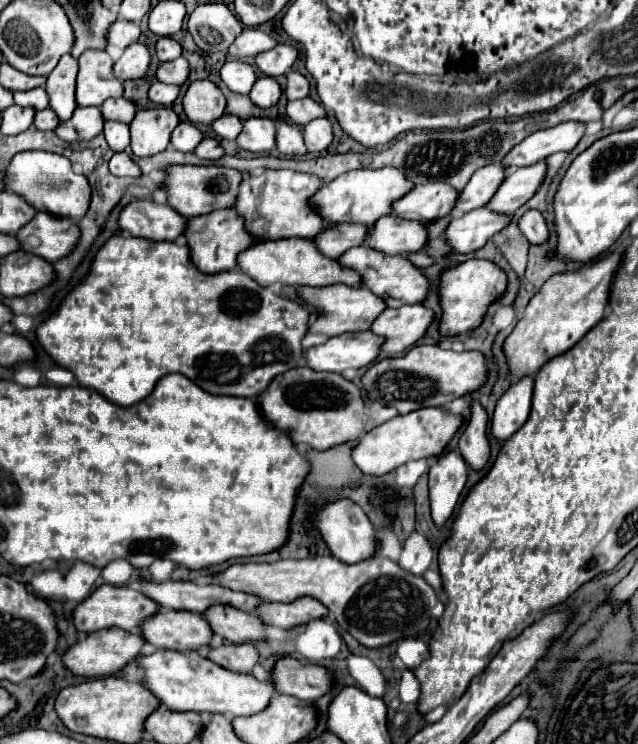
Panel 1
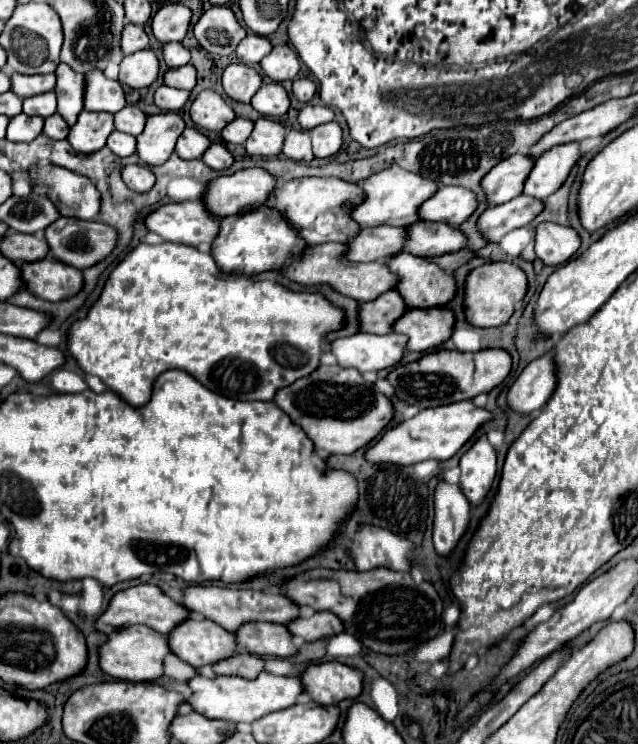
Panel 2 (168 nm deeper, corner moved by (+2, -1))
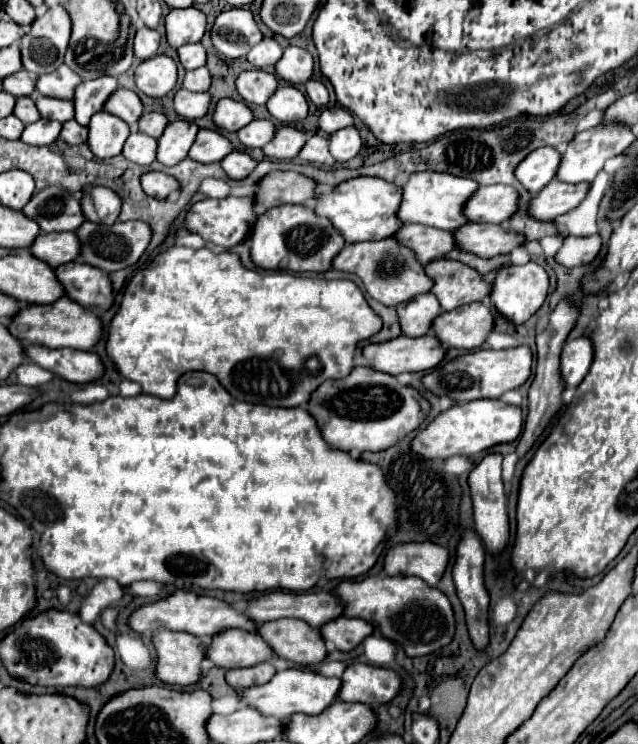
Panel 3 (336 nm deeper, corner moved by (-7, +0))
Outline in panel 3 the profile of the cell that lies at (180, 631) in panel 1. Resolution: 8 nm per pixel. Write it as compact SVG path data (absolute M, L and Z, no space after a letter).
M223 629L213 635L205 657L221 669L251 667L267 661L273 655L269 645L253 631L245 629Z

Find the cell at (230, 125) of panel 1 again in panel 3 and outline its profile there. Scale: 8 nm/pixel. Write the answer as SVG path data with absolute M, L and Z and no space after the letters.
M253 119L249 125L241 127L237 135L245 147L263 147L265 143L269 143L269 139L273 139L275 125L267 119Z

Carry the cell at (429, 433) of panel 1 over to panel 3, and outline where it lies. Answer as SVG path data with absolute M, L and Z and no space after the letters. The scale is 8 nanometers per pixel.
M481 399L469 403L457 403L451 409L439 413L425 429L417 431L411 439L411 451L425 459L447 459L453 455L477 455L497 443L509 443L519 437L521 431L521 409L505 405L497 399Z

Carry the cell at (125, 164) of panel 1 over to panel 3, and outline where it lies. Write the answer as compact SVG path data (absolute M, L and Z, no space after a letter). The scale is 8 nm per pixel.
M149 171L145 175L141 175L141 185L143 191L155 199L165 199L171 191L177 189L177 181L161 171Z

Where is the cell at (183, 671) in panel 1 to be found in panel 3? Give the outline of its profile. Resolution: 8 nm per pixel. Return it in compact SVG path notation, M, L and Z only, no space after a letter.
M285 669L277 671L275 677L265 685L245 687L241 689L243 701L257 709L265 717L277 717L281 721L289 719L293 713L307 713L307 715L319 715L325 707L329 707L335 701L335 695L341 687L341 679L337 677L323 677L309 669Z

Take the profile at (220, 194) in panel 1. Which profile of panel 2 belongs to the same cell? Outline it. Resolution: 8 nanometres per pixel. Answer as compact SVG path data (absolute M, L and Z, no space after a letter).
M262 168L238 170L232 176L220 176L210 182L204 196L206 208L214 216L232 216L248 208L266 204L276 188L276 178Z

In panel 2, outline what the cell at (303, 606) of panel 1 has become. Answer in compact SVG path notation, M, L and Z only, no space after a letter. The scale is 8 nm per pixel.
M316 612L310 618L298 618L288 624L288 630L296 636L302 636L306 642L322 640L324 636L336 636L344 632L340 618L336 618L332 612Z

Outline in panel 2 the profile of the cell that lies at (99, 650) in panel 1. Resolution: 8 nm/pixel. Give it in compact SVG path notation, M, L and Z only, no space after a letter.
M130 626L110 634L108 642L100 650L100 668L120 680L128 682L154 682L164 676L164 658L170 654L168 636L152 632L148 626Z

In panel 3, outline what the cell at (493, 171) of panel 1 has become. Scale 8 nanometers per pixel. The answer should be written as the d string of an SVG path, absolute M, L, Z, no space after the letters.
M553 147L535 149L517 165L515 177L529 193L537 193L553 179L559 159L561 155Z

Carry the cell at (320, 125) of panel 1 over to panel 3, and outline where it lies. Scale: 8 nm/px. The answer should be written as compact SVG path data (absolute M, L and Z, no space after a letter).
M345 127L329 137L329 151L339 163L355 157L359 149L361 149L361 137L355 127Z

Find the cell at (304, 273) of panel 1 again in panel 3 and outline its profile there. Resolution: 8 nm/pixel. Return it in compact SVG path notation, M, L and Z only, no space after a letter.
M381 239L381 241L367 241L367 243L351 243L345 245L333 259L333 269L355 273L365 283L365 291L379 303L387 307L397 307L413 299L419 293L427 293L431 289L431 279L425 275L421 263L417 263L415 255L401 247L395 239Z

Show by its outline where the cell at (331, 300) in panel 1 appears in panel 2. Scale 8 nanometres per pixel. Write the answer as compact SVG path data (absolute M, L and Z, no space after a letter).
M388 290L380 298L376 298L372 302L364 302L364 304L360 304L362 332L390 334L392 324L400 316L404 316L406 310L408 310L408 306L396 290Z

